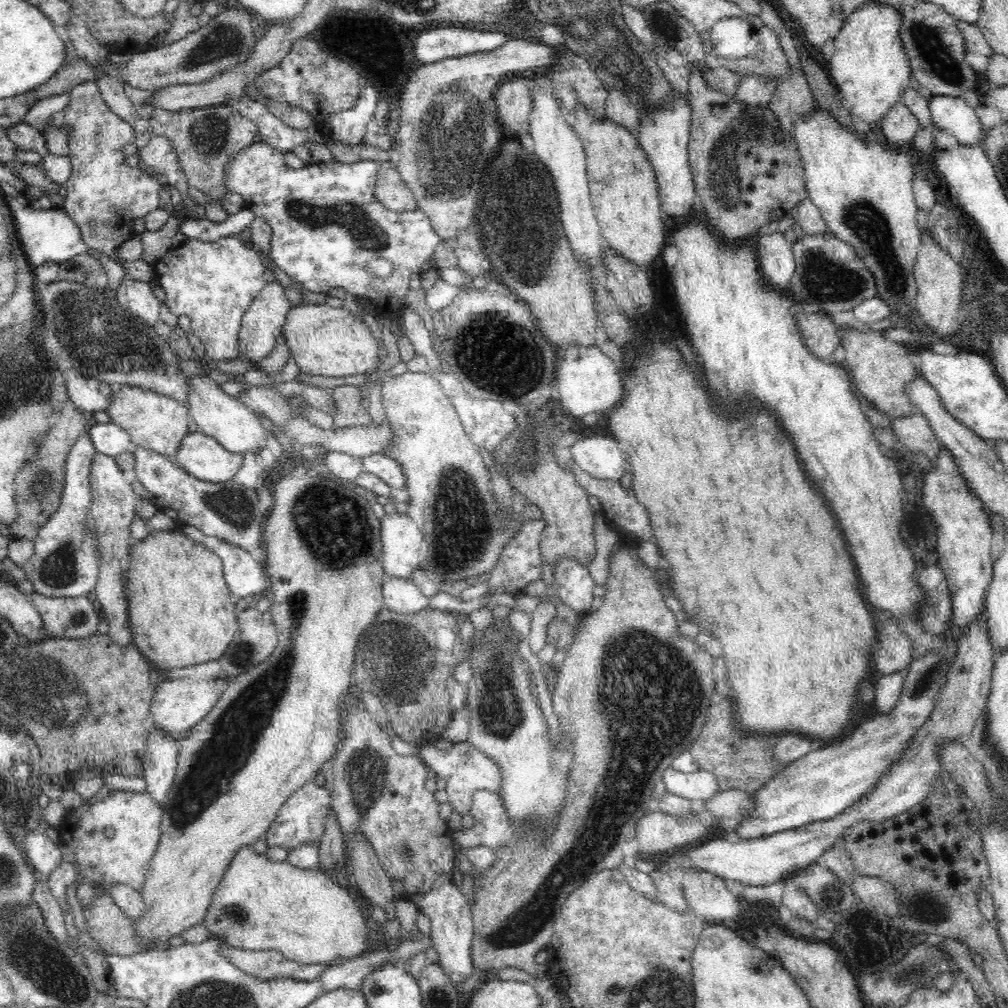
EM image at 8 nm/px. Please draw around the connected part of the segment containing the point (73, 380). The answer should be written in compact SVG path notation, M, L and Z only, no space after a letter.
M72 368L62 372L62 376L67 388L66 394L79 410L95 413L109 407L115 393L109 384L90 379Z

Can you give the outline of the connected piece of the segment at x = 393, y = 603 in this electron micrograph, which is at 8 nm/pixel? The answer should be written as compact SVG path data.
M384 577L382 586L383 606L394 611L416 612L429 608L424 596L411 579Z

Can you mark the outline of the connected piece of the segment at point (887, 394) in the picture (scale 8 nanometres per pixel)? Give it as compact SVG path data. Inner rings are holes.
M850 328L844 334L842 345L845 348L844 364L854 386L860 390L875 408L894 420L898 416L908 416L914 407L906 386L916 378L916 366L908 360L911 353L905 346L892 342L886 335Z

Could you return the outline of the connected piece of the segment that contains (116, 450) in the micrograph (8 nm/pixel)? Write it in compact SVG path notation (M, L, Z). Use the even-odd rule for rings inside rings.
M96 423L90 427L92 444L100 454L115 457L122 452L135 452L135 444L130 435L120 426L112 423Z

